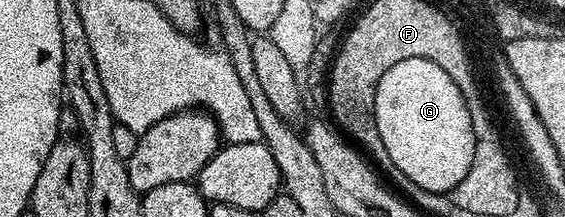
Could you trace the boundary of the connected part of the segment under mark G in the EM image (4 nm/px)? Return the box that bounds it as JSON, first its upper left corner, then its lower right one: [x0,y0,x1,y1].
[376,58,476,194]

